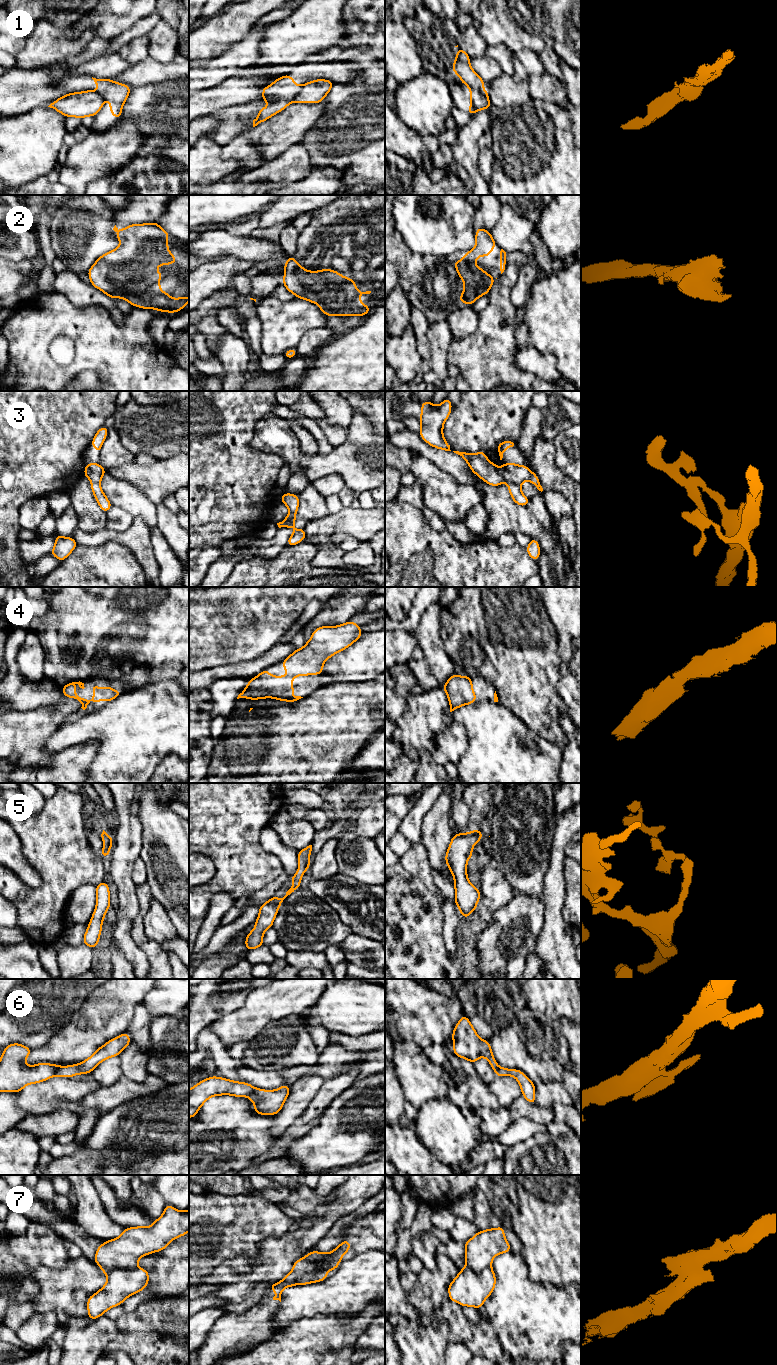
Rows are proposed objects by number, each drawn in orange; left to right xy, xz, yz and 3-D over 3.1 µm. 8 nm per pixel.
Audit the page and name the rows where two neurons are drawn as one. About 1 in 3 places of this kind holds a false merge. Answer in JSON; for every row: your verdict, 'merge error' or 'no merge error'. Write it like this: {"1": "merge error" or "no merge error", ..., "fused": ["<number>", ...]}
{"1": "merge error", "2": "no merge error", "3": "no merge error", "4": "no merge error", "5": "no merge error", "6": "merge error", "7": "merge error", "fused": ["1", "6", "7"]}

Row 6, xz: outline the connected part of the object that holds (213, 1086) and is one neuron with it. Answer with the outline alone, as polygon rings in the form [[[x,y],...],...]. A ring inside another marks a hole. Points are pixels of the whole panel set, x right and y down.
[[[211,1076],[189,1089],[189,1118],[197,1115],[202,1105],[213,1096],[249,1097],[255,1087],[249,1083]]]

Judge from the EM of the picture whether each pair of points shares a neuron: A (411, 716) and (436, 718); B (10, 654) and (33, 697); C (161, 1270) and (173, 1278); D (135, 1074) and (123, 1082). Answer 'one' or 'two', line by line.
A: one
B: one
C: one
D: two

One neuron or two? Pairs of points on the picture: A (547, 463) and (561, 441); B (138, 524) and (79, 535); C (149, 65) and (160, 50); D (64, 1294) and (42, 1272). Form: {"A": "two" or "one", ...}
{"A": "two", "B": "one", "C": "two", "D": "one"}

